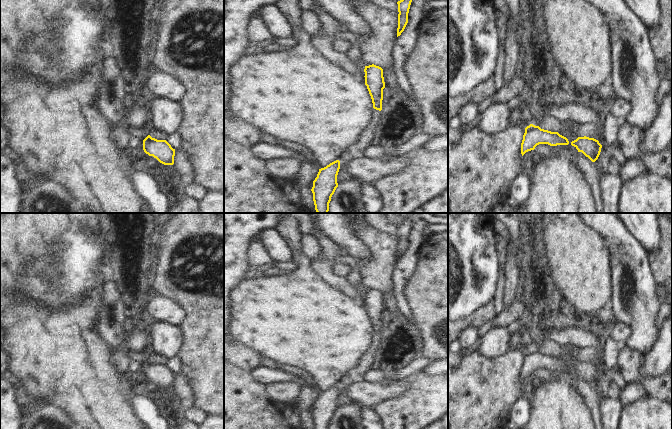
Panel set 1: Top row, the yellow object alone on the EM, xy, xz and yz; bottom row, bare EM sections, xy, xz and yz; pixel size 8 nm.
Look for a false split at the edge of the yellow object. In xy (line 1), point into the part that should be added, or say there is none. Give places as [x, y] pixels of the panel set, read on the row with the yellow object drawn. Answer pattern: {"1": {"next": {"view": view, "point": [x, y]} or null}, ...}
{"1": {"next": null}}

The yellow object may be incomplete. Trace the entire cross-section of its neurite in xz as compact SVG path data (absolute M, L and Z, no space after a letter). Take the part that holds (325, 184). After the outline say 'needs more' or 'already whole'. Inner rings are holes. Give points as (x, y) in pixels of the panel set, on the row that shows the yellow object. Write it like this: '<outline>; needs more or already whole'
M336 160L326 167L319 169L311 189L317 213L328 213L331 197L338 187L337 175L339 169L339 160Z; already whole

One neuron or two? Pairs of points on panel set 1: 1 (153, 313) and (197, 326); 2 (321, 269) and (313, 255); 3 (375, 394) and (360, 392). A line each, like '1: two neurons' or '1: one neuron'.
1: two neurons
2: two neurons
3: one neuron

